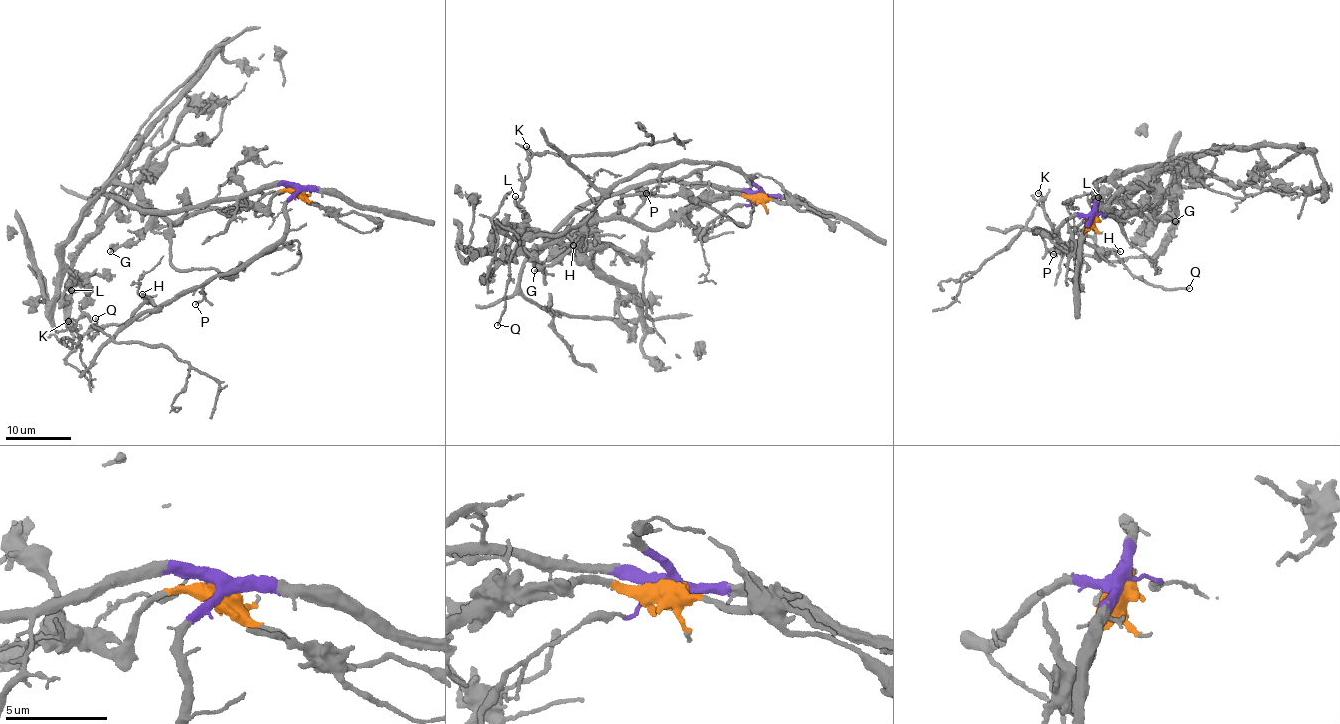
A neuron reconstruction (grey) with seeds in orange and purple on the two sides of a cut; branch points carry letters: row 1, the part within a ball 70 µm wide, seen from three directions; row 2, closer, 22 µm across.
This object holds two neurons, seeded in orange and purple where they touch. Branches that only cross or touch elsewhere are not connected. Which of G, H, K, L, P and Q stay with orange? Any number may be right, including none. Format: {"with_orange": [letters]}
{"with_orange": ["G", "L"]}

